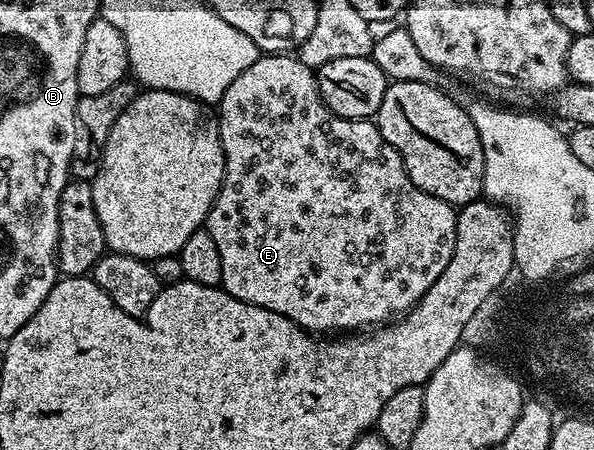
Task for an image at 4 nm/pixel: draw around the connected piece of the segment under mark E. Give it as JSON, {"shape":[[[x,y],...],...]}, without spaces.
{"shape":[[[272,53],[258,57],[253,67],[241,71],[241,75],[229,83],[229,91],[225,91],[217,103],[217,120],[225,159],[223,186],[207,212],[205,228],[209,235],[213,235],[213,243],[217,243],[217,251],[221,254],[221,287],[229,295],[245,303],[277,311],[312,335],[343,335],[348,331],[382,327],[396,315],[408,313],[423,298],[425,291],[437,283],[441,271],[447,269],[455,250],[456,206],[421,191],[413,184],[401,155],[383,138],[374,120],[338,117],[321,99],[316,70],[299,61],[298,56]]]}

